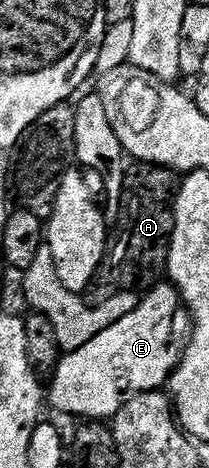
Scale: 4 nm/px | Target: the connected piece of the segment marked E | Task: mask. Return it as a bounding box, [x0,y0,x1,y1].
[47,281,179,420]

